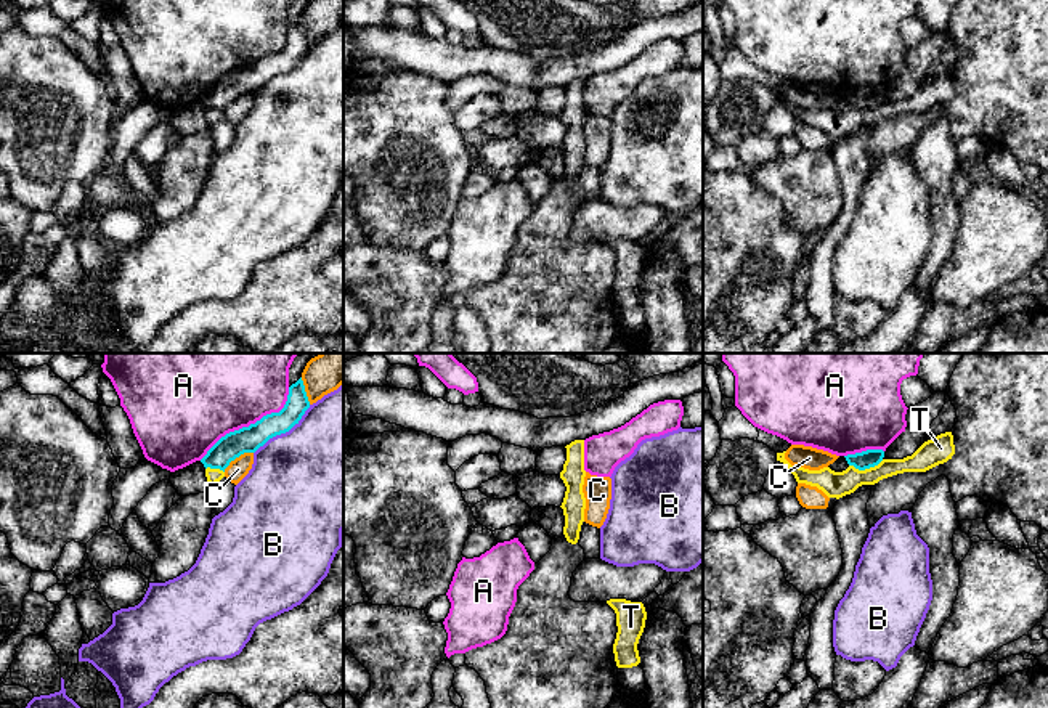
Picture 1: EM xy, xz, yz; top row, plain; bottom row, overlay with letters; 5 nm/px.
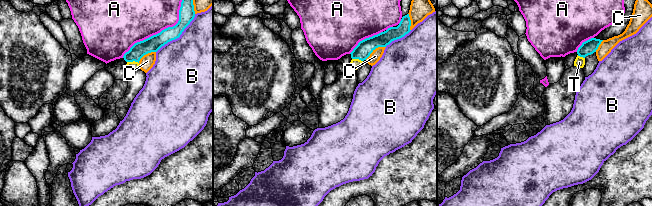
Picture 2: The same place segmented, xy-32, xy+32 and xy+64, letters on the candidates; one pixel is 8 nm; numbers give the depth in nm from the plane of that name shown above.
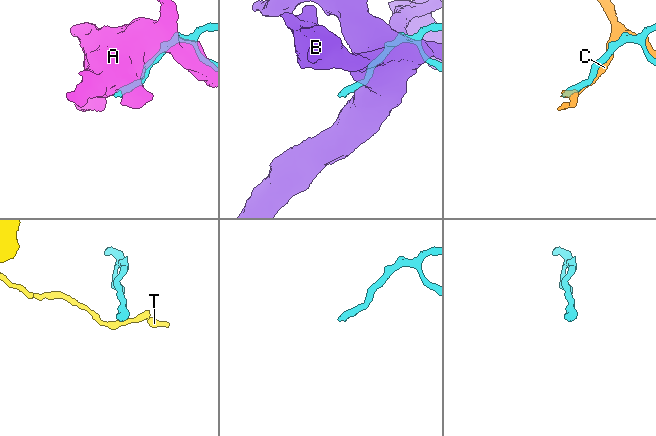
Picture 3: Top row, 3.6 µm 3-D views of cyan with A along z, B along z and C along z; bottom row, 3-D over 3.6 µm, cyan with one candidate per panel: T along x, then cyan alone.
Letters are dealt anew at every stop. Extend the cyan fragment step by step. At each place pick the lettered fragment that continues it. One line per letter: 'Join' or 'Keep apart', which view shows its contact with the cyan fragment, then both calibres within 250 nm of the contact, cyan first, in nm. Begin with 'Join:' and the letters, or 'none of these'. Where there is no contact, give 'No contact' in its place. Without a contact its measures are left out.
Join: none of these
A: Keep apart. Touches cyan in xy. Thickness 130 nm (cyan) against 500 nm
B: Keep apart. Touches cyan in xy. Thickness 130 nm (cyan) against 500 nm
C: Keep apart. Touches cyan in xy. Thickness 130 nm (cyan) against 100 nm
T: Keep apart. Touches cyan in yz. Thickness 90 nm (cyan) against 130 nm

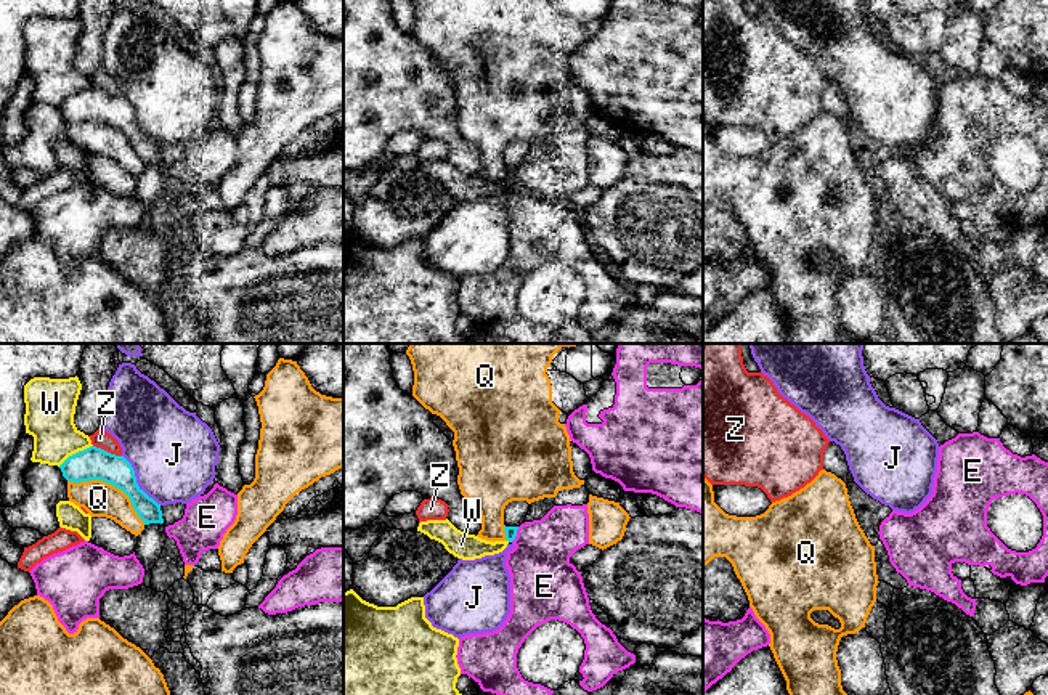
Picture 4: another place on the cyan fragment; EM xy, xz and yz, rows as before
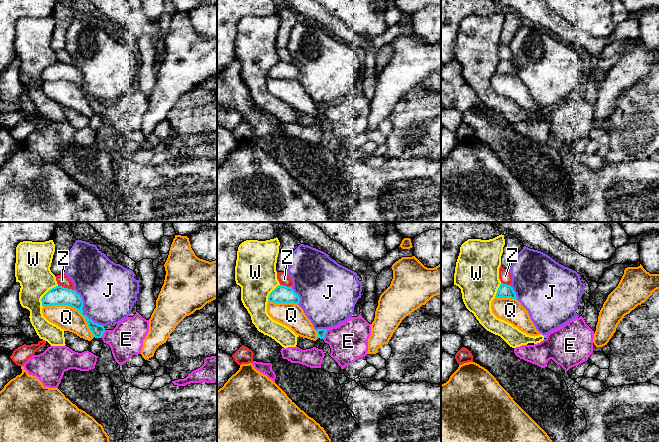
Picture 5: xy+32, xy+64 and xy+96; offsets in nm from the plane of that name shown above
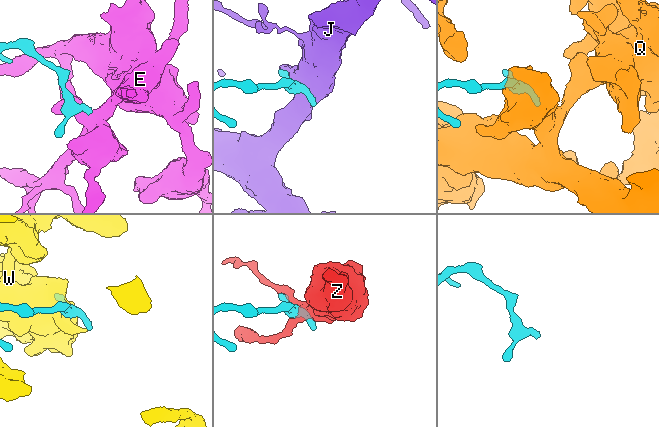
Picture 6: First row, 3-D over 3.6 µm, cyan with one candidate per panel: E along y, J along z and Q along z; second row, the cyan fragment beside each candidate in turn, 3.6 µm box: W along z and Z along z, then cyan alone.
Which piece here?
Join: E
E: Join. Touches cyan in xz. Thickness 60 nm (cyan) against 320 nm
J: Keep apart. Touches cyan in xy. Thickness 160 nm (cyan) against 440 nm
Q: Keep apart. Touches cyan in xy. Thickness 160 nm (cyan) against 180 nm
W: Keep apart. Touches cyan in xy. Thickness 160 nm (cyan) against 240 nm
Z: Keep apart. Touches cyan in xy. Thickness 160 nm (cyan) against 90 nm

